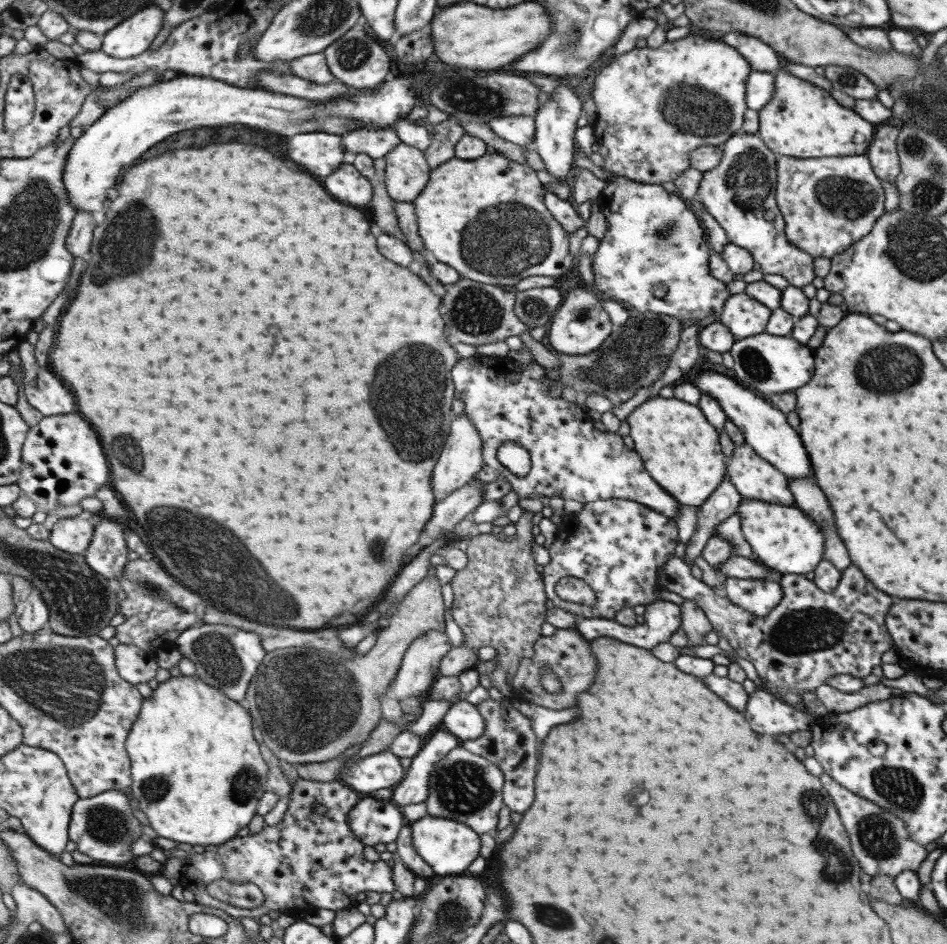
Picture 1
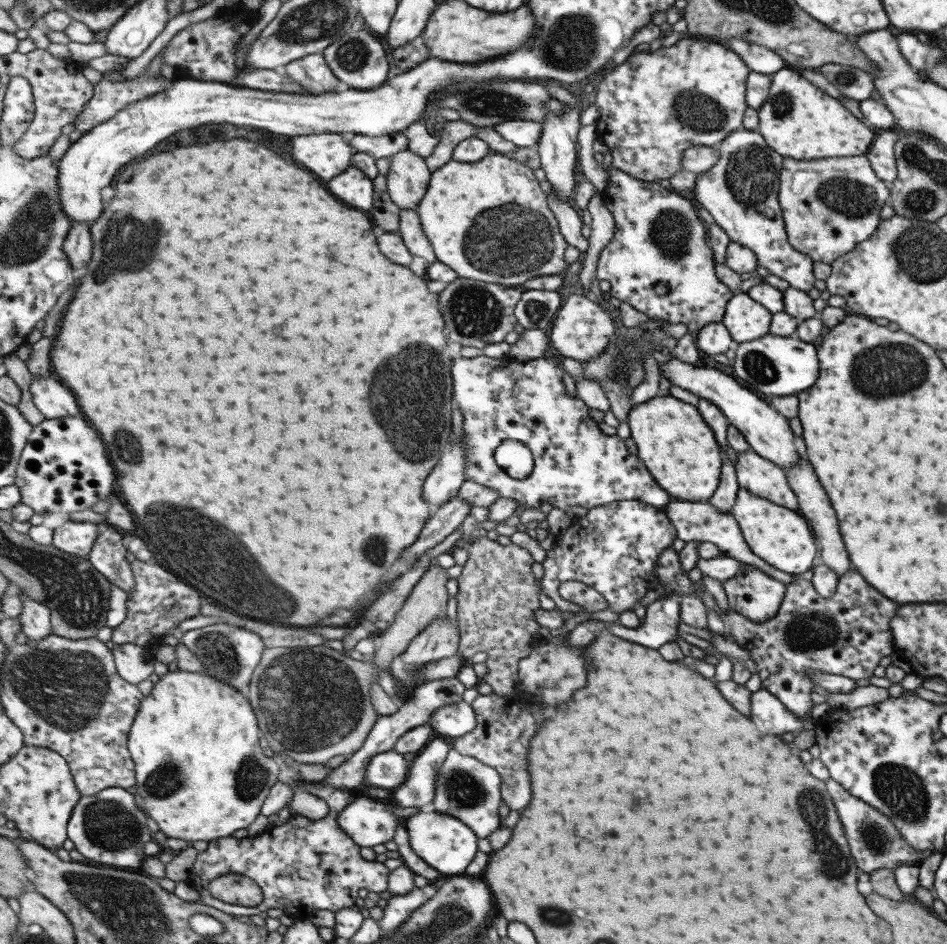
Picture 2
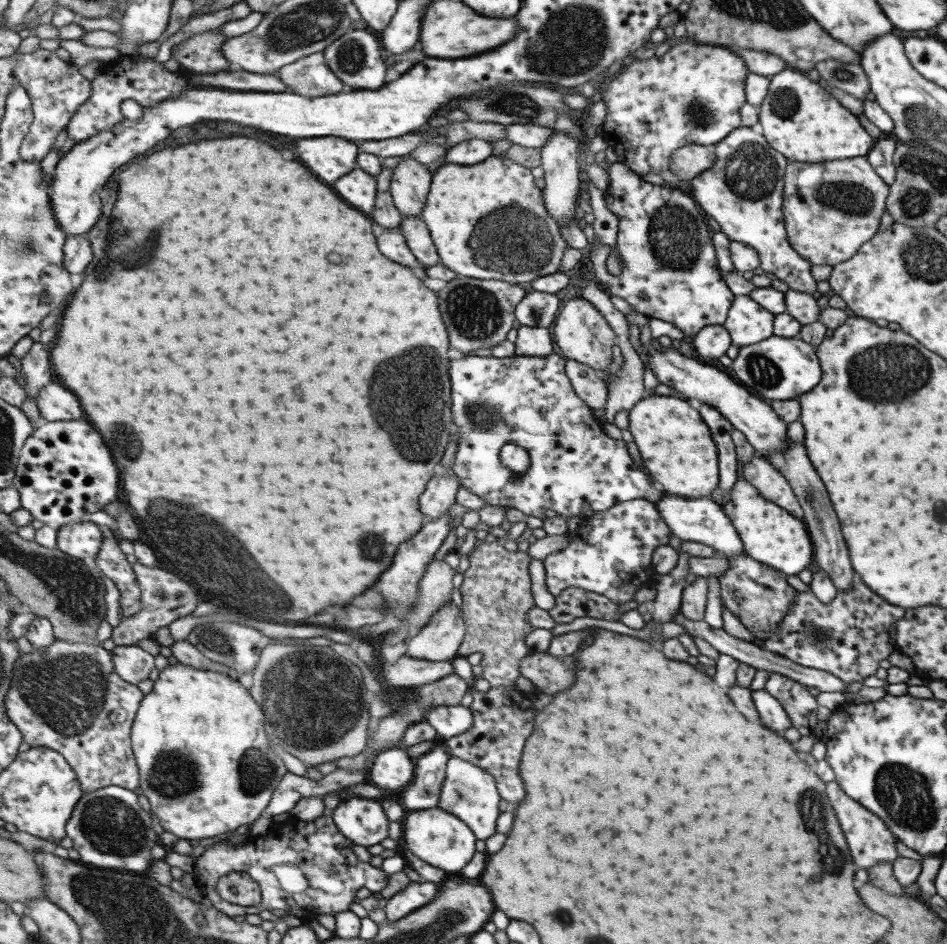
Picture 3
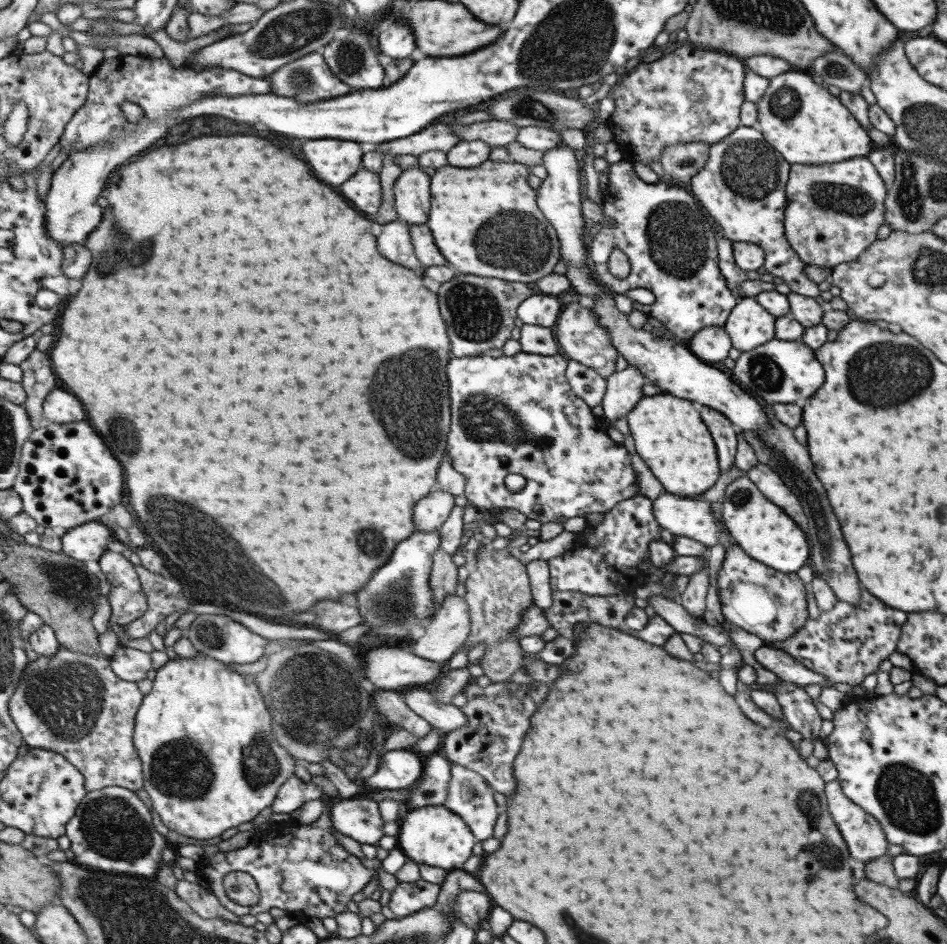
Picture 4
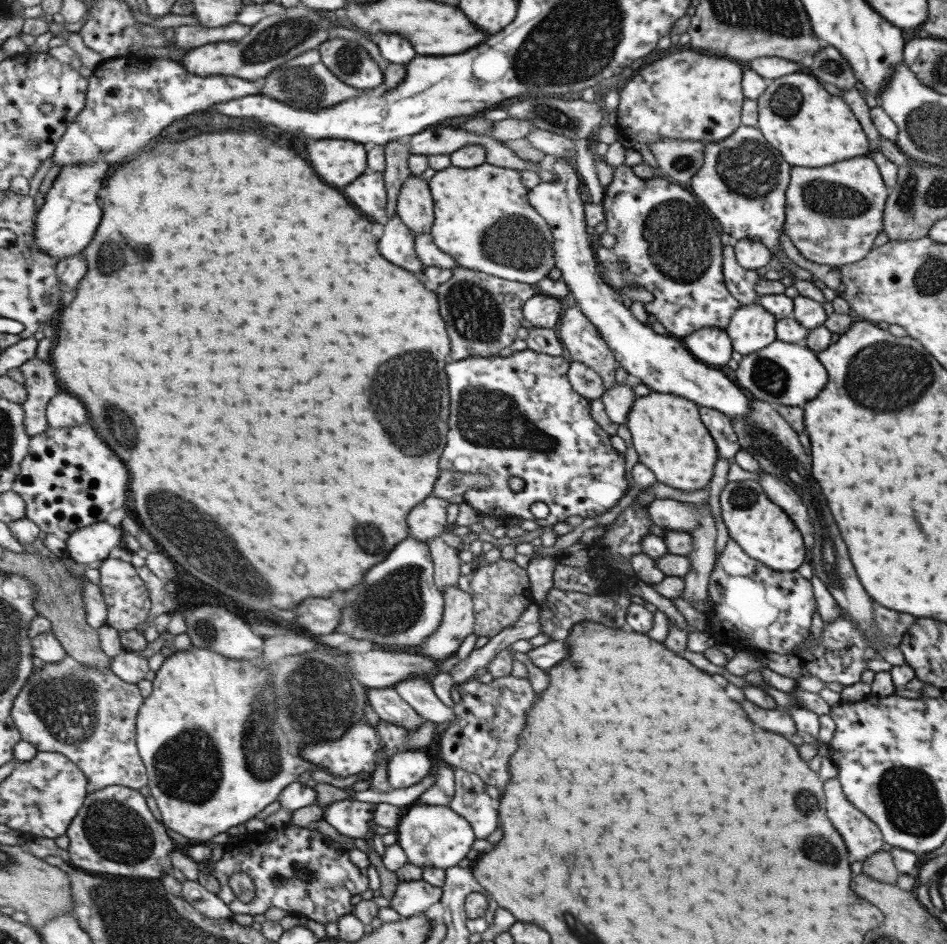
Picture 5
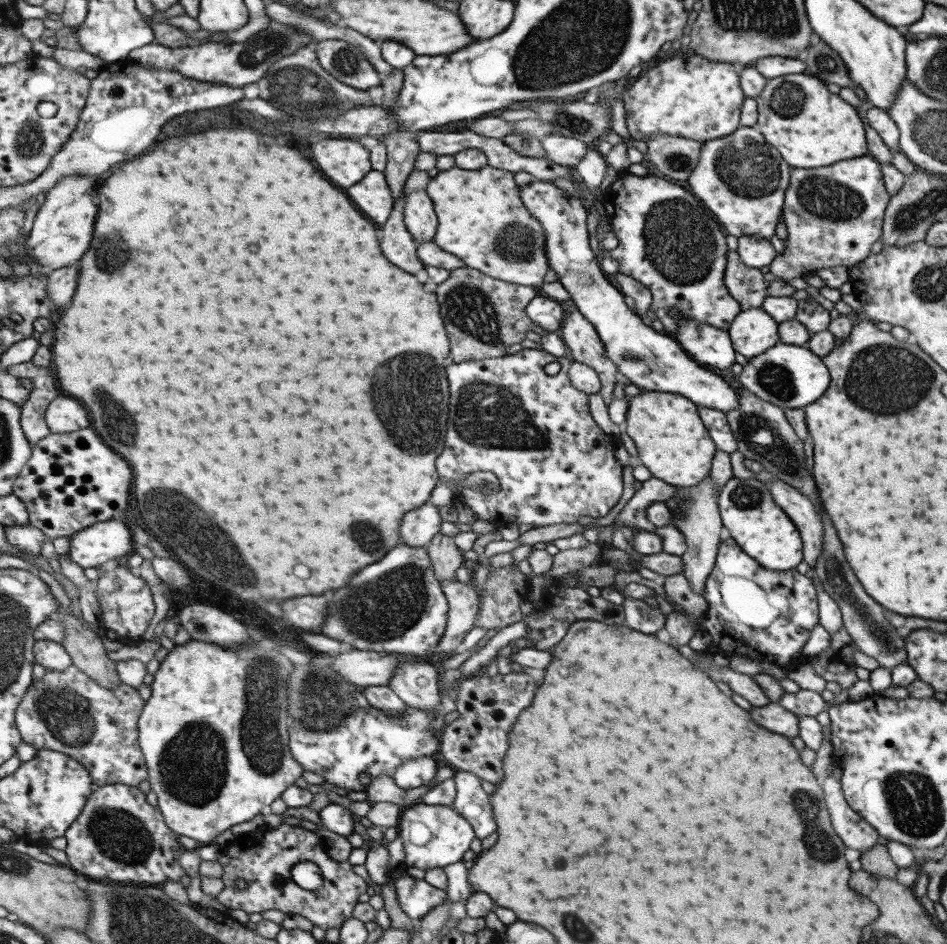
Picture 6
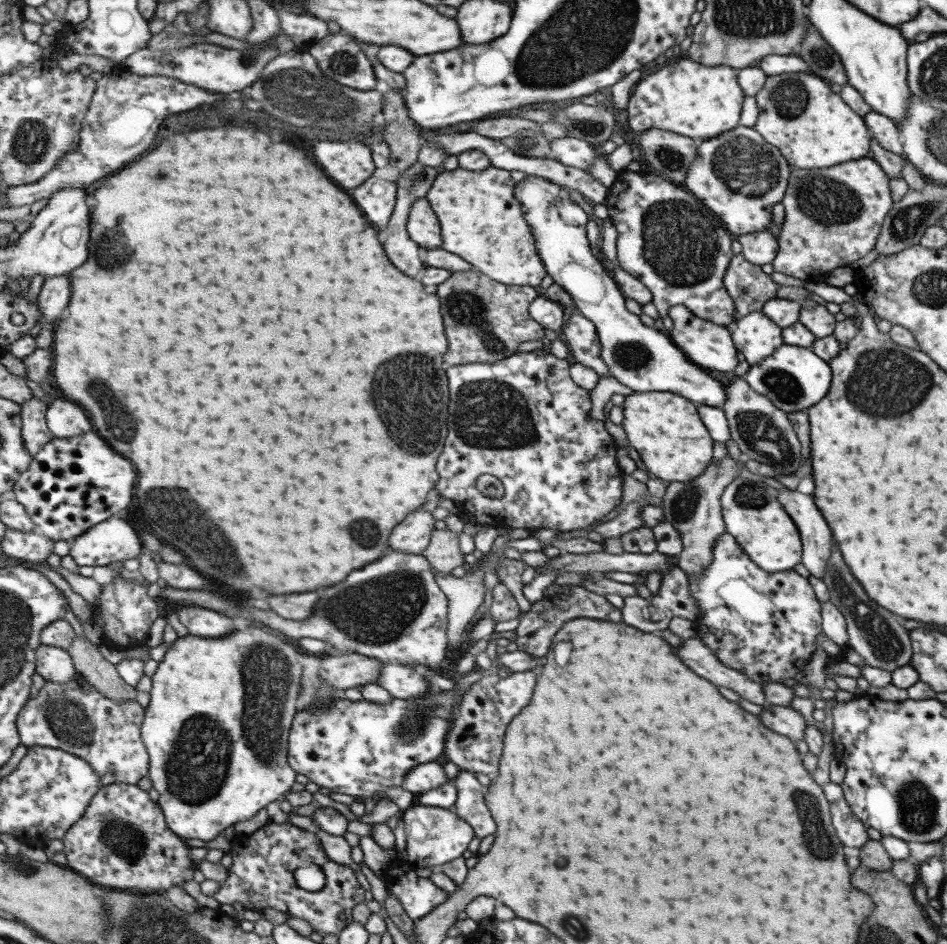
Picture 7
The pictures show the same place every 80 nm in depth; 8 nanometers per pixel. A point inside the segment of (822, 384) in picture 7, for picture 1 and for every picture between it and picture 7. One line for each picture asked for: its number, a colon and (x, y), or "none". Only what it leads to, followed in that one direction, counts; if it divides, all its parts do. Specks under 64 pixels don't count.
1: (766, 364)
2: (771, 366)
3: (779, 368)
4: (780, 371)
5: (782, 373)
6: (787, 376)

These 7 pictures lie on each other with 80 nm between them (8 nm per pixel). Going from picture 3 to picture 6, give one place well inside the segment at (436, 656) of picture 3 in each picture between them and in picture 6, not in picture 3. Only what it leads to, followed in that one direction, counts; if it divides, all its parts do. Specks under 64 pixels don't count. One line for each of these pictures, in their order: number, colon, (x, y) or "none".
4: (448, 632)
5: (459, 620)
6: (464, 599)

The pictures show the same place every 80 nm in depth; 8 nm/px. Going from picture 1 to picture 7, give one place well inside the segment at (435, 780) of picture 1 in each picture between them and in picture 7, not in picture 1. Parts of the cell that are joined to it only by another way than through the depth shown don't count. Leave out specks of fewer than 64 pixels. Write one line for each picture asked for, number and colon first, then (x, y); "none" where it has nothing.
2: (466, 788)
3: (470, 792)
4: (470, 796)
5: (471, 801)
6: (472, 802)
7: (471, 805)

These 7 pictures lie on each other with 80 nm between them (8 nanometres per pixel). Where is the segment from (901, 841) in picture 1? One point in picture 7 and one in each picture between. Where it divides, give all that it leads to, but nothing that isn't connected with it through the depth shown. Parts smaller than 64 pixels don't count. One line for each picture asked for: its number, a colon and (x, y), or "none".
2: (874, 842)
3: (869, 841)
4: (864, 838)
5: (862, 838)
6: (848, 825)
7: (850, 830)

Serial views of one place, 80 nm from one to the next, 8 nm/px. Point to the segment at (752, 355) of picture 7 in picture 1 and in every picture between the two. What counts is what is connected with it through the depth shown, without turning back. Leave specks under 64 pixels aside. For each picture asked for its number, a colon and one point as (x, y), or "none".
1: (743, 316)
2: (745, 319)
3: (747, 323)
4: (748, 325)
5: (750, 328)
6: (752, 331)

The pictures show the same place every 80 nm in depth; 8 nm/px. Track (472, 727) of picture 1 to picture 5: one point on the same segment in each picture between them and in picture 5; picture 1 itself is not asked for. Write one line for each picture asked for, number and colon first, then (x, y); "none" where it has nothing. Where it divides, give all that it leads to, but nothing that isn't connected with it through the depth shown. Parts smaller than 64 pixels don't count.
2: (457, 720)
3: (450, 720)
4: (446, 717)
5: (418, 691)

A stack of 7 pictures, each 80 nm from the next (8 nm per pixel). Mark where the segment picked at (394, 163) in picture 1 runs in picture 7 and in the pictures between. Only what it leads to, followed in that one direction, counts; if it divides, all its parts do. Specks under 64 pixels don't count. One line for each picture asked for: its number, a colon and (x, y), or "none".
2: (408, 179)
3: (411, 182)
4: (413, 190)
5: (416, 206)
6: (420, 212)
7: (424, 226)

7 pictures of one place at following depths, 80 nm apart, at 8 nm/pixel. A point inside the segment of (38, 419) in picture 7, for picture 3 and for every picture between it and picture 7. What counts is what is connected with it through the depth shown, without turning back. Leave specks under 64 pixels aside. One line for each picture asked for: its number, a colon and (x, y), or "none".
3: (37, 366)
4: (39, 379)
5: (41, 381)
6: (44, 392)

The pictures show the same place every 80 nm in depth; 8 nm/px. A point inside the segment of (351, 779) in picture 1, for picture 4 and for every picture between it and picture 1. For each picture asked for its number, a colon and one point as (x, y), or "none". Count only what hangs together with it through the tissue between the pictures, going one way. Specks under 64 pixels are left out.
2: (387, 770)
3: (393, 768)
4: (401, 768)

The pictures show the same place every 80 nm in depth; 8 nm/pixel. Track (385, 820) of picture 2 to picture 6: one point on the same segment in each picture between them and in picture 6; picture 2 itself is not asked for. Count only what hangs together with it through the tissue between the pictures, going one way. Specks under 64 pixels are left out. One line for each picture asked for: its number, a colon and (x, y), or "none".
3: (364, 821)
4: (360, 818)
5: (352, 818)
6: (339, 819)

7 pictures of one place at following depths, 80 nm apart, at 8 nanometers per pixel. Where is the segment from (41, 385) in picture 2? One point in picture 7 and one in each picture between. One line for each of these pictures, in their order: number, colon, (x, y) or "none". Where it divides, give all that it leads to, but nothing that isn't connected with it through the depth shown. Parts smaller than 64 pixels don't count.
3: (55, 403)
4: (61, 407)
5: (63, 411)
6: (65, 414)
7: (66, 419)

